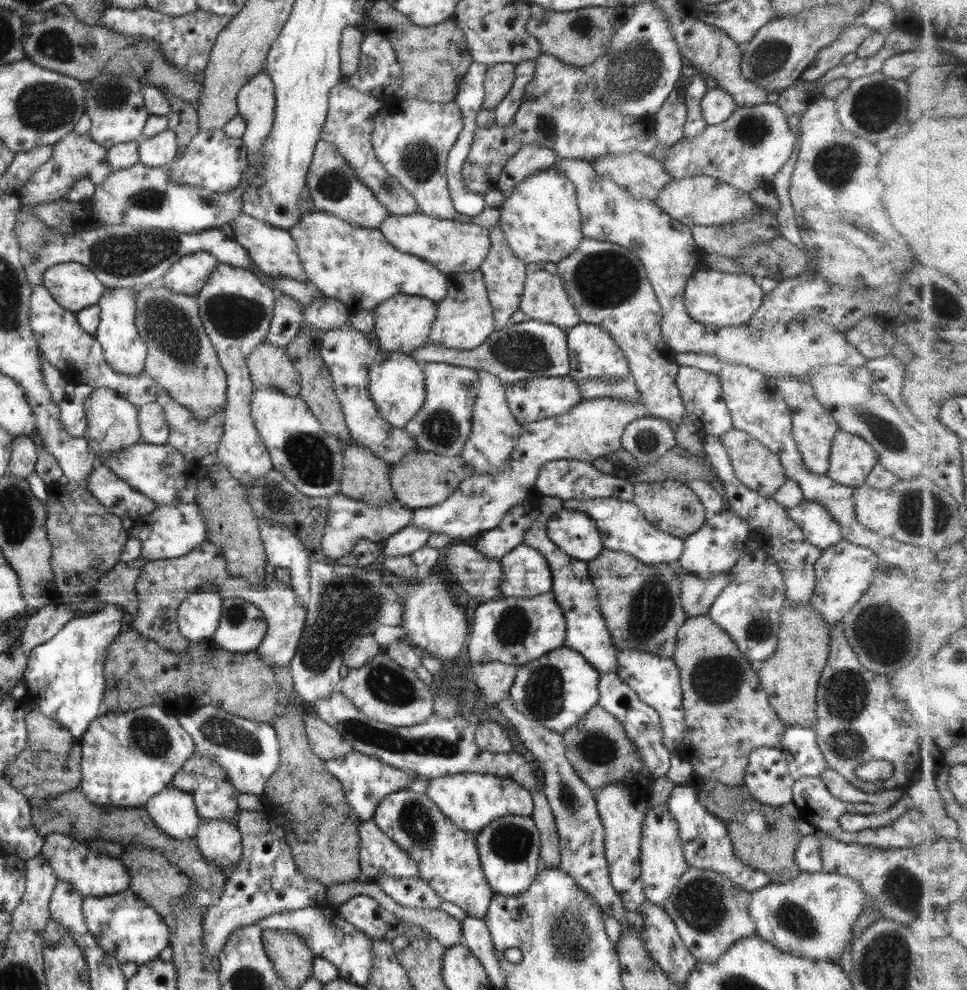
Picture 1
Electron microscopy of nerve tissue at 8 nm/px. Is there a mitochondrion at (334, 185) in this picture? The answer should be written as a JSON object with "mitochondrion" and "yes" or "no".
{"mitochondrion":"yes"}

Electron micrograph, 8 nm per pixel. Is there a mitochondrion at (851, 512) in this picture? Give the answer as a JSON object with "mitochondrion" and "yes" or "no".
{"mitochondrion":"no"}

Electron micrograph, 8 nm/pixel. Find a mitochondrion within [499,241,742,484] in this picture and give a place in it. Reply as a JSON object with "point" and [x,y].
{"point":[604,279]}

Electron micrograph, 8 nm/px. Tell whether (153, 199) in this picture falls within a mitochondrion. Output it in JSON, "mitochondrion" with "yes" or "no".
{"mitochondrion":"yes"}

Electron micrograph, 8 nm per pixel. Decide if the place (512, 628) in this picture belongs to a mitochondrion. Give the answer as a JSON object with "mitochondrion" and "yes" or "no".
{"mitochondrion":"yes"}

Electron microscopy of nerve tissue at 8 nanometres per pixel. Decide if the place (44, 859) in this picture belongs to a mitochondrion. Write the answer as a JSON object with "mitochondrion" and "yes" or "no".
{"mitochondrion":"no"}

